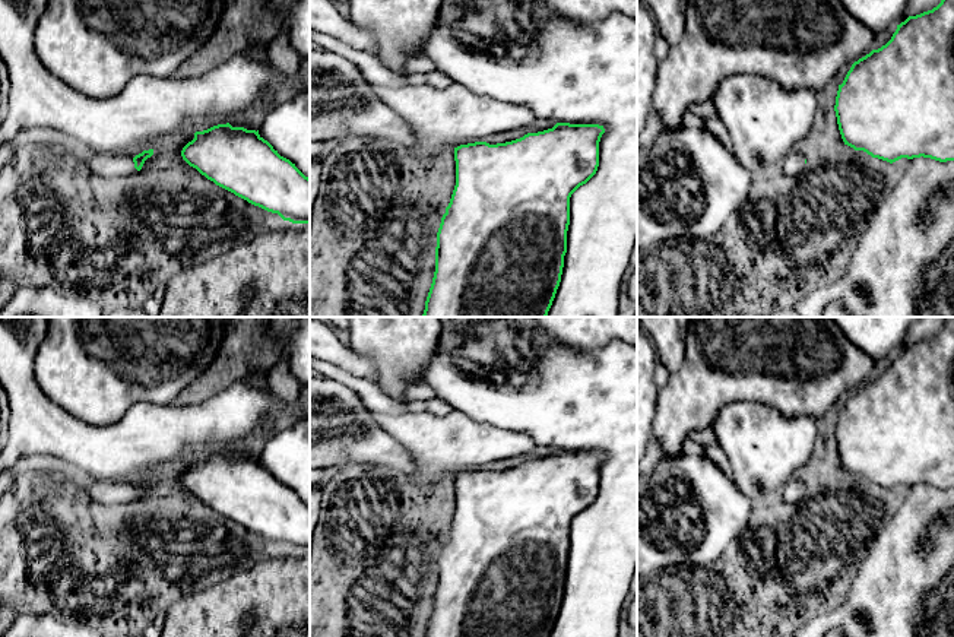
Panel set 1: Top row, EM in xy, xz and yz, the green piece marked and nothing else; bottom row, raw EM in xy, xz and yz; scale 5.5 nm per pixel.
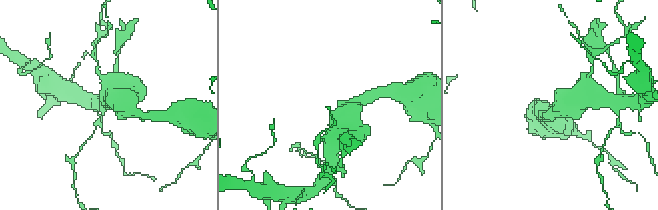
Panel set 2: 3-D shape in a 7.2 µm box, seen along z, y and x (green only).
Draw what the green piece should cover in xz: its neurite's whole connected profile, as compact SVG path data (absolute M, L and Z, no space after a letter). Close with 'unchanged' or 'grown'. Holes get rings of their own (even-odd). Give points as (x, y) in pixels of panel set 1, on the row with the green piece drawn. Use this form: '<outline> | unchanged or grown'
M557 123L552 129L527 133L520 139L489 145L475 142L454 148L456 186L437 232L435 272L422 317L546 317L561 282L567 231L570 225L570 197L586 184L599 167L599 142L605 133L599 124Z | unchanged

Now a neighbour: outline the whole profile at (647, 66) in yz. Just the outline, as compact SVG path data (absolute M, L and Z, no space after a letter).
M637 0L637 139L646 127L657 82L659 63L655 58L655 39L659 31L656 22L643 3Z

